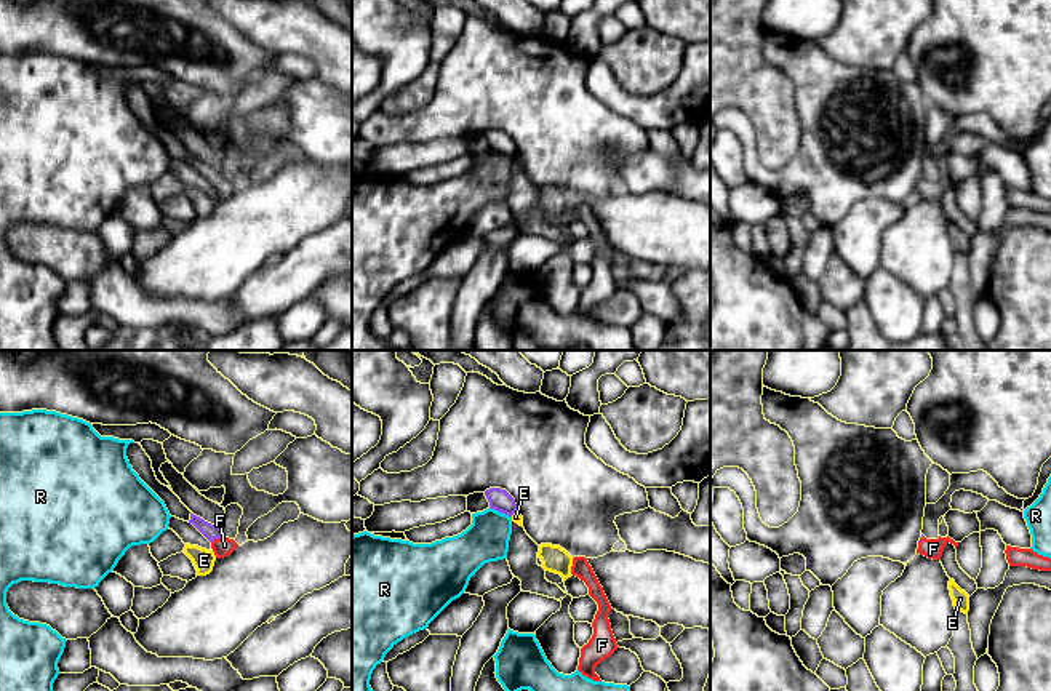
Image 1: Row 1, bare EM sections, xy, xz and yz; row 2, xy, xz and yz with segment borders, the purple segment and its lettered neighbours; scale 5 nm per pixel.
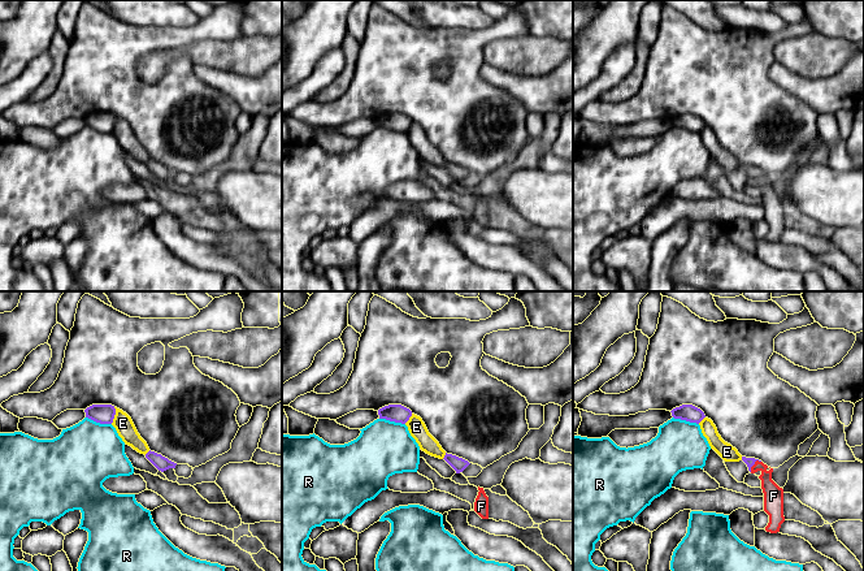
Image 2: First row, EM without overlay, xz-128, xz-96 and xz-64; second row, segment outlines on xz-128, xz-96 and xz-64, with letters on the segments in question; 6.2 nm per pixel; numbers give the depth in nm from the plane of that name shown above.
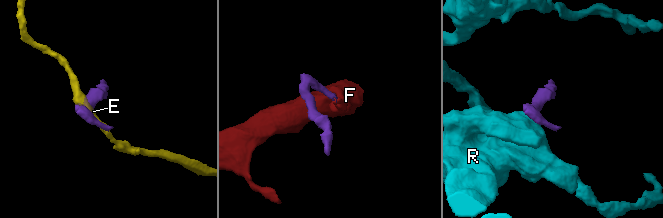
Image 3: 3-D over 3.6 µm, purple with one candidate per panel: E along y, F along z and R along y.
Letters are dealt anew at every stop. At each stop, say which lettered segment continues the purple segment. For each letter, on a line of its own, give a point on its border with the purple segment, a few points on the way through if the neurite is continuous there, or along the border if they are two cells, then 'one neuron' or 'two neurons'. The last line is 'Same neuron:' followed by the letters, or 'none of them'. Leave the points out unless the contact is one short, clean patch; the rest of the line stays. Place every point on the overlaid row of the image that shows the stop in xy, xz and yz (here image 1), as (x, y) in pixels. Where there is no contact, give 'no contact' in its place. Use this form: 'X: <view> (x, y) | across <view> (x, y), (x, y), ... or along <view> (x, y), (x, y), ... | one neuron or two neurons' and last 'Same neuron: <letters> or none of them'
E: xz (512, 514) | two neurons
F: xy (216, 538) | across xy (210, 531), (216, 538), (223, 546) | one neuron
R: xz (501, 512) | along xz (490, 507), (511, 517) | two neurons
Same neuron: F

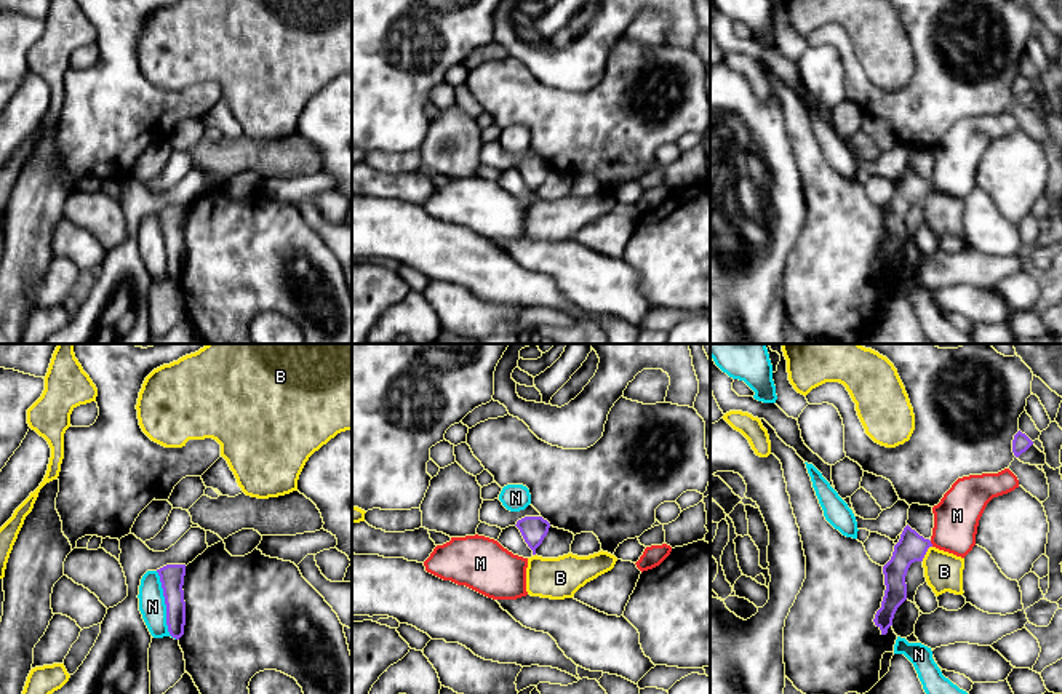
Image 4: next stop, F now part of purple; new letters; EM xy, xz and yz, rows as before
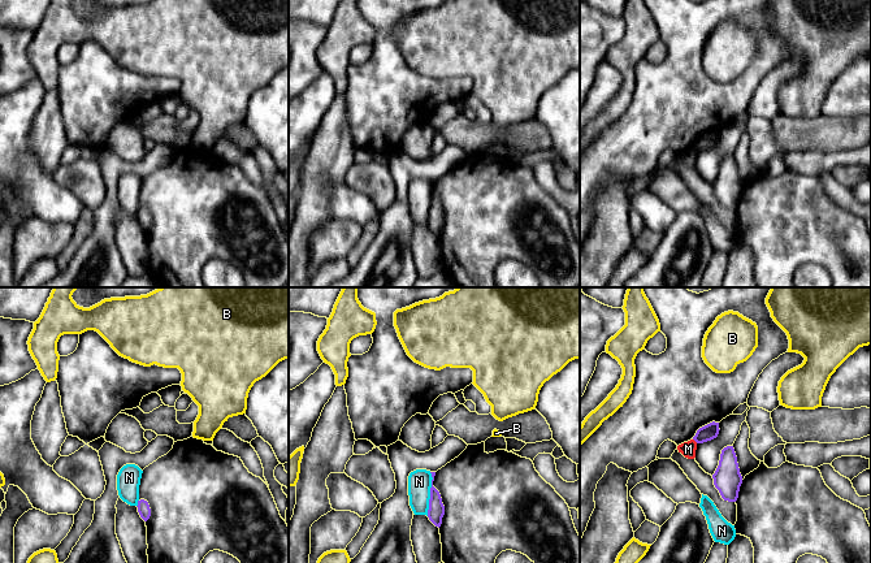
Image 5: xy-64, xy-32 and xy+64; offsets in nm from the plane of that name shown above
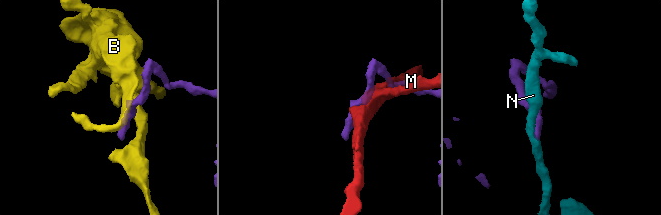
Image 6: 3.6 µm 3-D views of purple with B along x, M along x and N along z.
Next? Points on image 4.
B: yz (925, 554) | two neurons
M: yz (931, 544) | two neurons
N: xy (167, 606) | along xy (155, 571), (165, 605), (167, 630), (176, 638) | two neurons
Same neuron: none of them

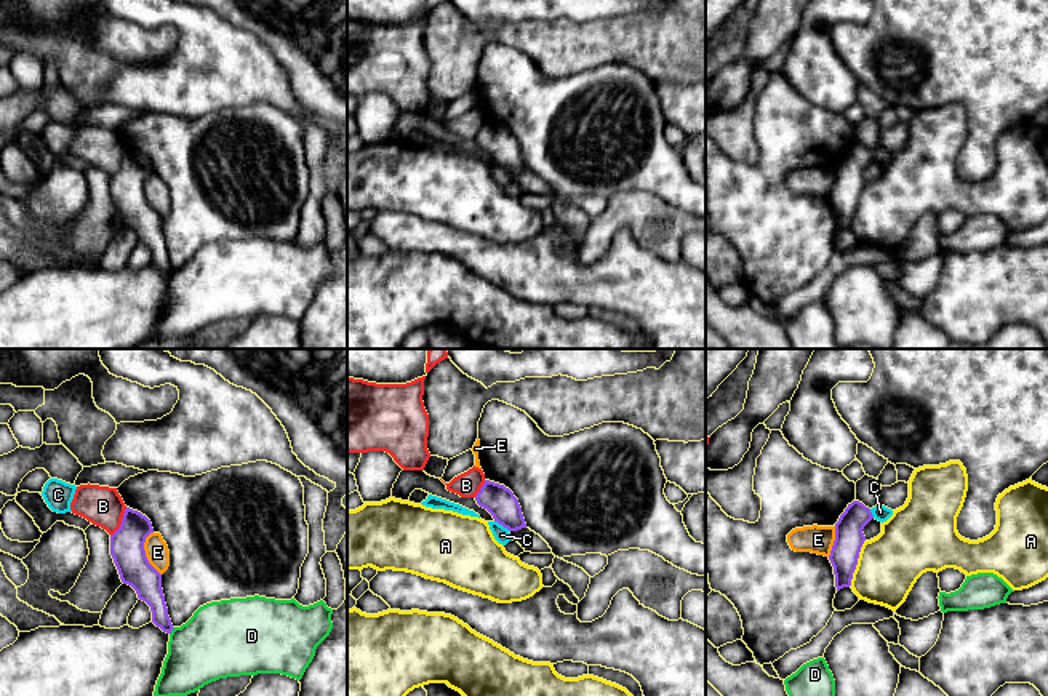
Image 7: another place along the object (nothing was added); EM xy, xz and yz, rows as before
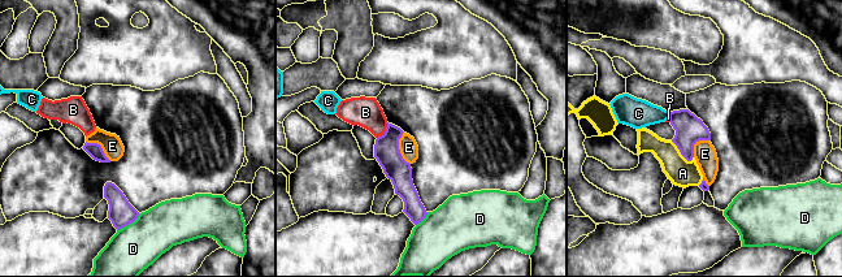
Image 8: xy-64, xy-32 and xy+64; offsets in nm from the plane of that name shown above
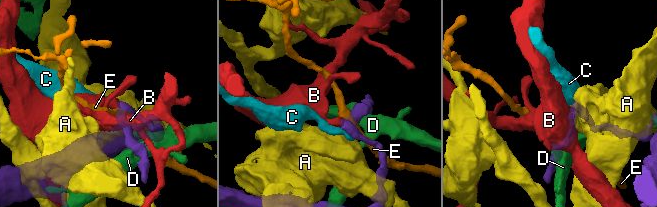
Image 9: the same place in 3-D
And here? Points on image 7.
A: yz (856, 562) | two neurons
B: xy (122, 522) | two neurons
C: xz (503, 525) | along xz (495, 520), (509, 530) | two neurons
D: xy (172, 629) | two neurons
E: xy (144, 554) | two neurons
Same neuron: none of them

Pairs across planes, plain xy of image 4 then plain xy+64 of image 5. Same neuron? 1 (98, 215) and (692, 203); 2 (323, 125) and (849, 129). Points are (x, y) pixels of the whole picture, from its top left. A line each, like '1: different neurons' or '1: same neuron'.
1: same neuron
2: different neurons

